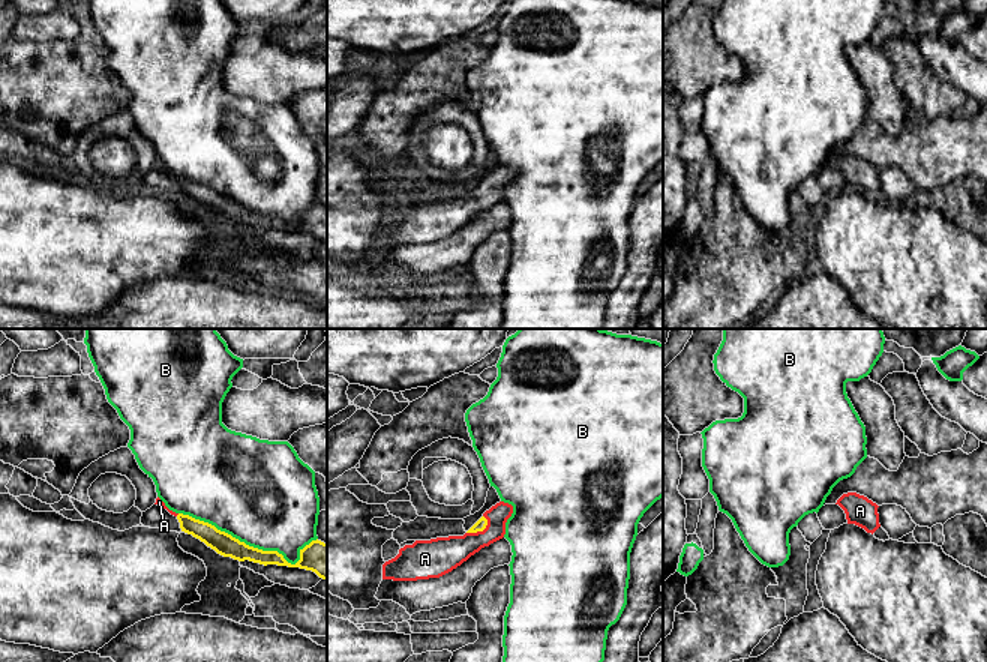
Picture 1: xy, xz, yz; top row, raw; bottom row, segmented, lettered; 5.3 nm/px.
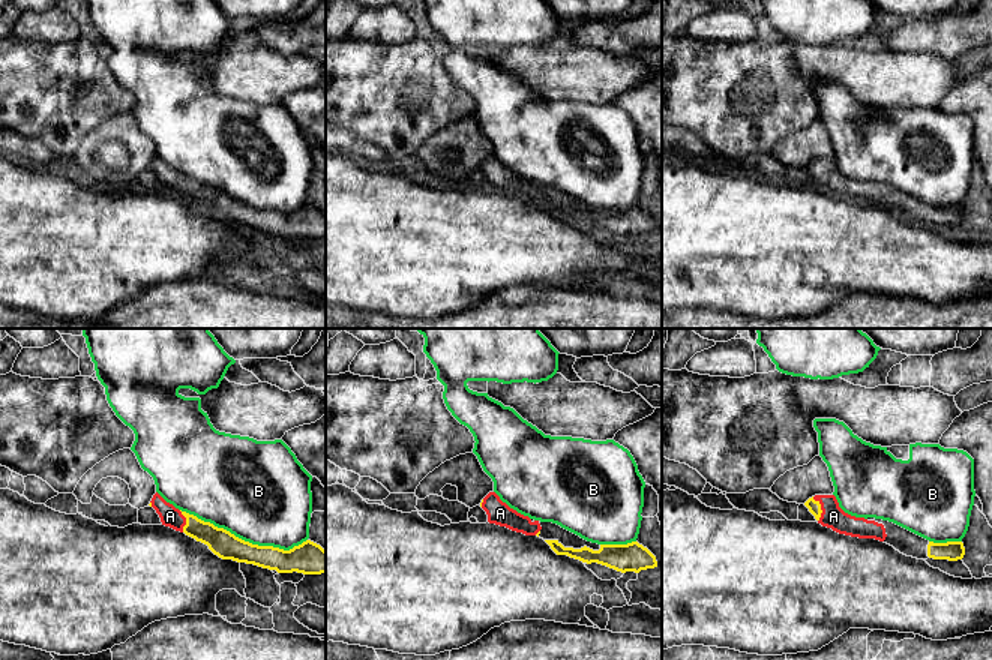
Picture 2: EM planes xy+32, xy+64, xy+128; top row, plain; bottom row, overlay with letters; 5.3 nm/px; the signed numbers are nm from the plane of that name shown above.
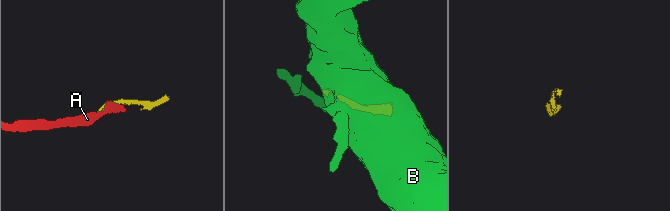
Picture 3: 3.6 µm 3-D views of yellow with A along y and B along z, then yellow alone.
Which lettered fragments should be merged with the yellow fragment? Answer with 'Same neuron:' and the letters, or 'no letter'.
Same neuron: A

